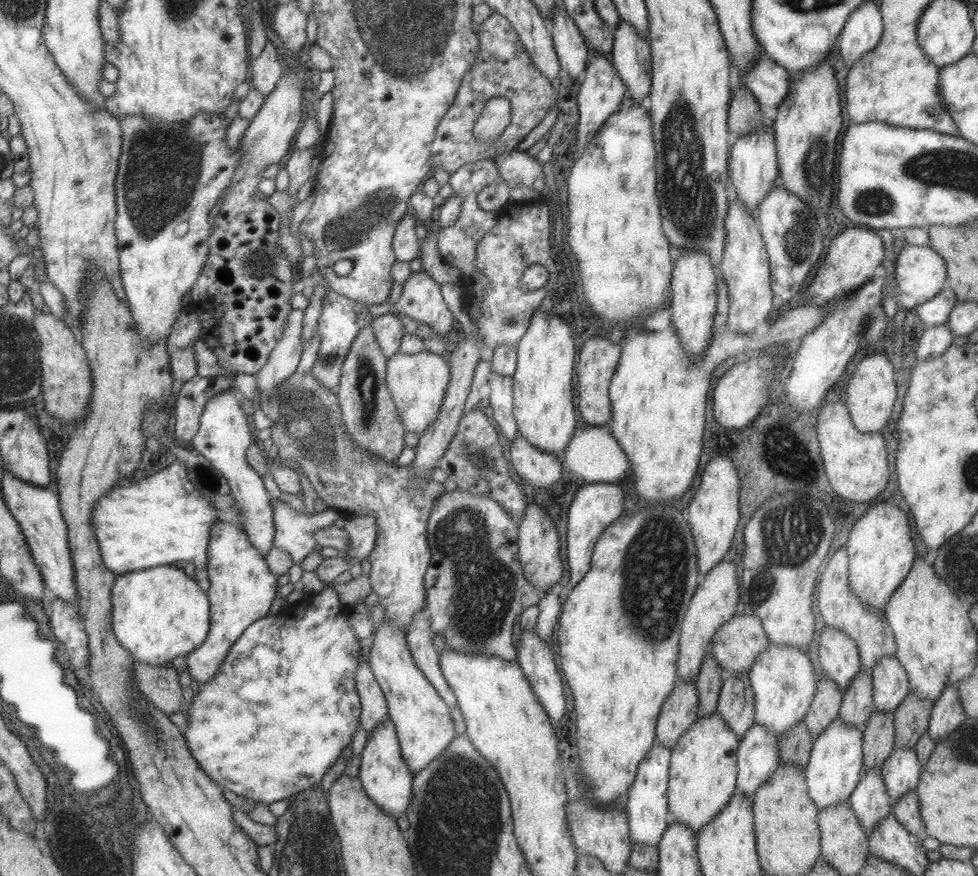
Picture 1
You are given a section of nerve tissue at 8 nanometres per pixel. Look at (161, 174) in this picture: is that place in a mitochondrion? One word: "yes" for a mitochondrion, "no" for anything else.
yes

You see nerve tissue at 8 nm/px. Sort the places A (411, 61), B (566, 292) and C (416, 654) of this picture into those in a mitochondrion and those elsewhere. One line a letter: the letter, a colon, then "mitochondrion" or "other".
A: mitochondrion
B: other
C: other

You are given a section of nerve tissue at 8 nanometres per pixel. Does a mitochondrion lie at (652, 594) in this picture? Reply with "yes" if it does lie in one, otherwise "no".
yes

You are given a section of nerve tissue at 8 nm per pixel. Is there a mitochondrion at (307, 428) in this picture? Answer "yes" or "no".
yes

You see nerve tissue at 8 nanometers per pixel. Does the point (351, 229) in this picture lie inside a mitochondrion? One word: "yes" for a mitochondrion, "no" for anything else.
yes

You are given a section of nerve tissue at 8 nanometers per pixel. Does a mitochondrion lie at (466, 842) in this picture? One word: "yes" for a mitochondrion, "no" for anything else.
yes

